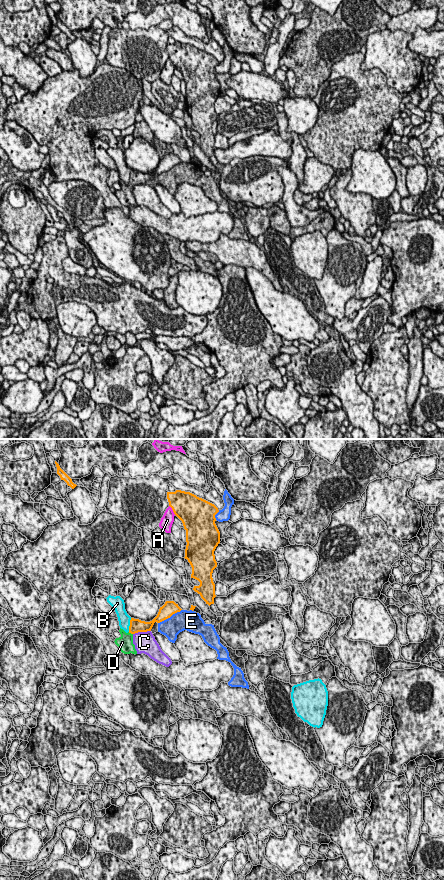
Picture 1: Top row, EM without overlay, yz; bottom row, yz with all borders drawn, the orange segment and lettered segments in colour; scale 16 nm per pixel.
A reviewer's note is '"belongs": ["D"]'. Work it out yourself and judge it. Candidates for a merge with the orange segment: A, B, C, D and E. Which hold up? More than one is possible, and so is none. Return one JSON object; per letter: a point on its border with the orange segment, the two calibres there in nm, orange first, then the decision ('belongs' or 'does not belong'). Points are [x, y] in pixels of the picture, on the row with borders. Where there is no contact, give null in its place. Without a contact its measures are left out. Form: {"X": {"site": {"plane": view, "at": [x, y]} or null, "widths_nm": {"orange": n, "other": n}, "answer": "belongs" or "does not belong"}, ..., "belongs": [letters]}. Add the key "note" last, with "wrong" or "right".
{"A": {"site": {"plane": "yz", "at": [172, 509]}, "widths_nm": {"orange": 460, "other": 200}, "answer": "does not belong"}, "B": {"site": {"plane": "yz", "at": [130, 625]}, "widths_nm": {"orange": 220, "other": 190}, "answer": "does not belong"}, "C": {"site": {"plane": "yz", "at": [141, 631]}, "widths_nm": {"orange": 220, "other": 340}, "answer": "does not belong"}, "D": {"site": {"plane": "yz", "at": [130, 632]}, "widths_nm": {"orange": 220, "other": 260}, "answer": "belongs"}, "E": {"site": {"plane": "yz", "at": [169, 617]}, "widths_nm": {"orange": 220, "other": 320}, "answer": "does not belong"}, "belongs": ["D"], "note": "right"}

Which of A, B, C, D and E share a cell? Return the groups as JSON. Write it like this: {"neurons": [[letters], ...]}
{"neurons": [["A"], ["B"], ["C"], ["D"], ["E"]]}

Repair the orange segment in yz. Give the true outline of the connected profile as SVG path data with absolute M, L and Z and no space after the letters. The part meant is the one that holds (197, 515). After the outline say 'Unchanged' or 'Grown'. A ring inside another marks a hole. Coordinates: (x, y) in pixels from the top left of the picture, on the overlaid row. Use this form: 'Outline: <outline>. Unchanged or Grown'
Outline: M181 490L167 492L167 499L186 530L184 558L192 567L191 578L200 582L193 590L210 606L216 597L212 573L217 567L214 551L220 543L220 532L215 524L219 510L214 504Z. Unchanged

